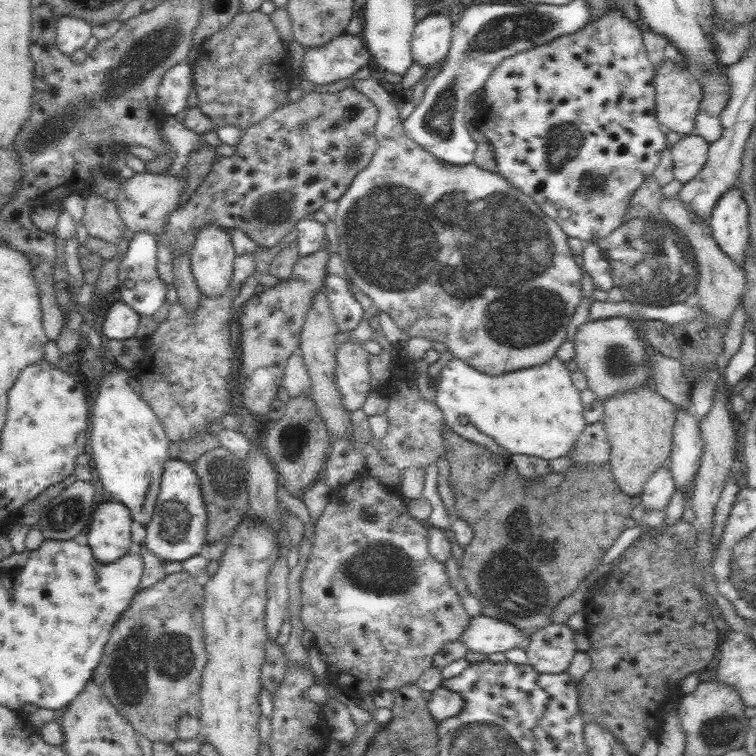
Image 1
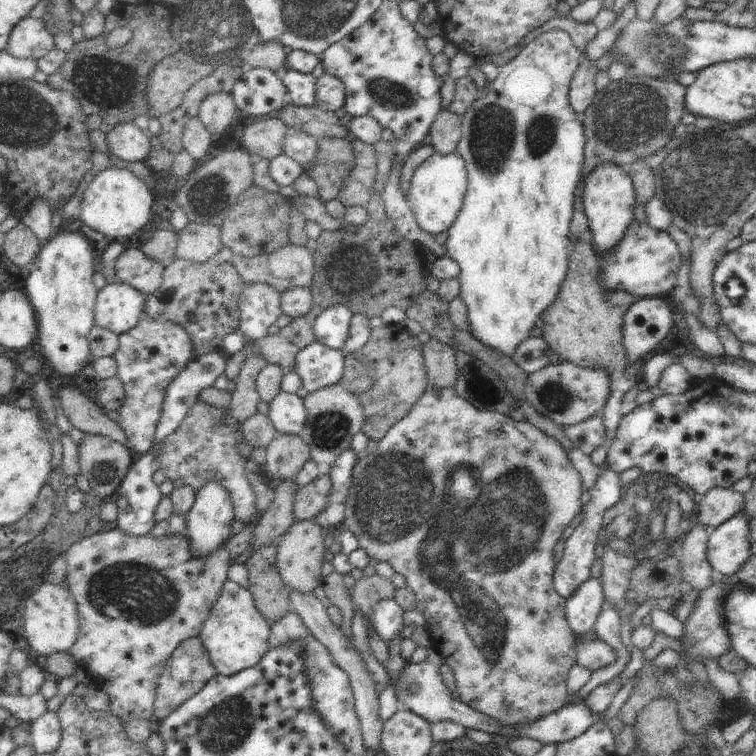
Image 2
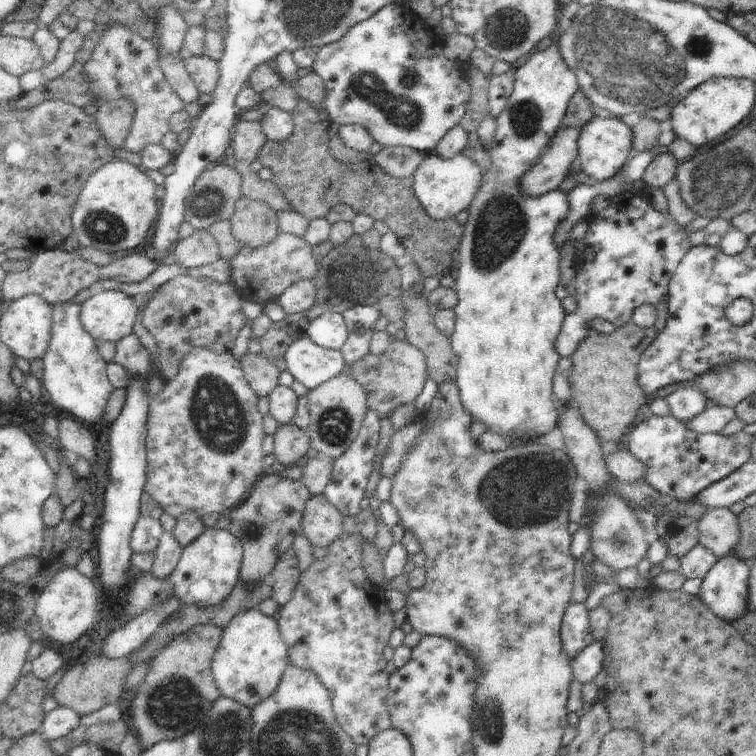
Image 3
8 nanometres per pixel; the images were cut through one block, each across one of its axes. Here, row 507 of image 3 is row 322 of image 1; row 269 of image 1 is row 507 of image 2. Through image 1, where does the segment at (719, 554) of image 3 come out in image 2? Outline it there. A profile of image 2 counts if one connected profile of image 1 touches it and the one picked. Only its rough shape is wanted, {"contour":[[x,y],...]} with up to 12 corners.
{"contour":[[714,487],[696,502],[710,532],[743,512],[744,496]]}

